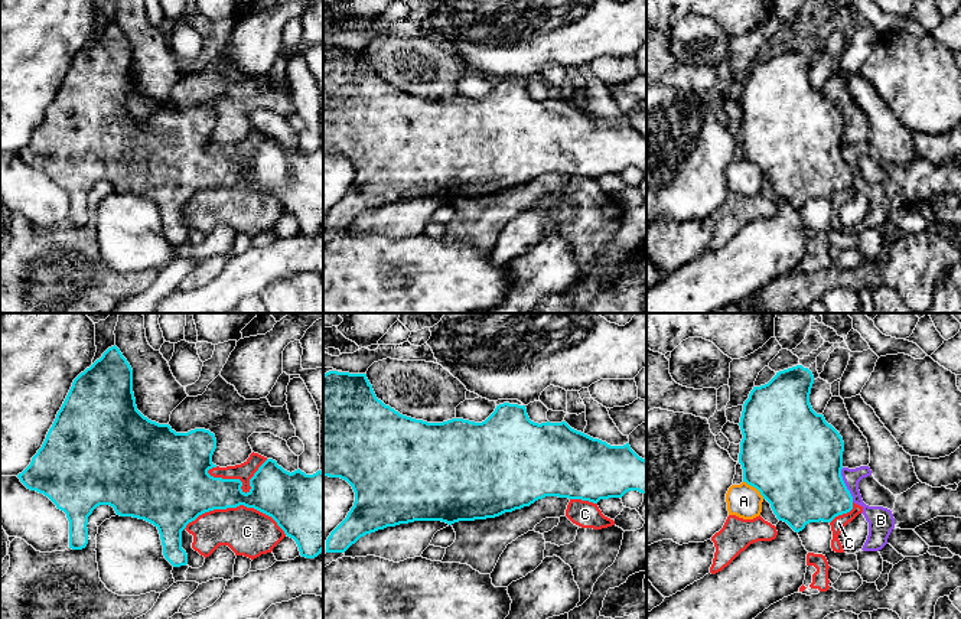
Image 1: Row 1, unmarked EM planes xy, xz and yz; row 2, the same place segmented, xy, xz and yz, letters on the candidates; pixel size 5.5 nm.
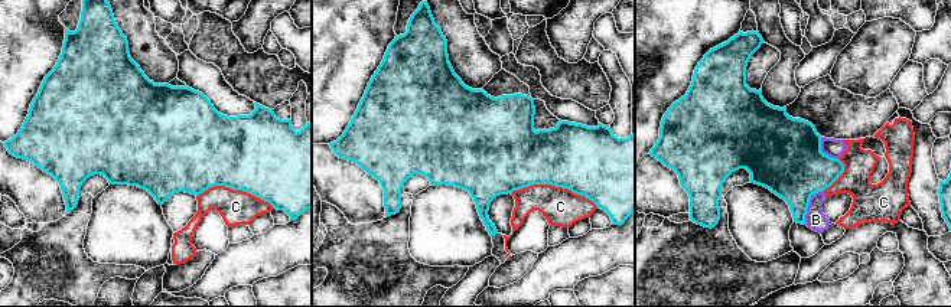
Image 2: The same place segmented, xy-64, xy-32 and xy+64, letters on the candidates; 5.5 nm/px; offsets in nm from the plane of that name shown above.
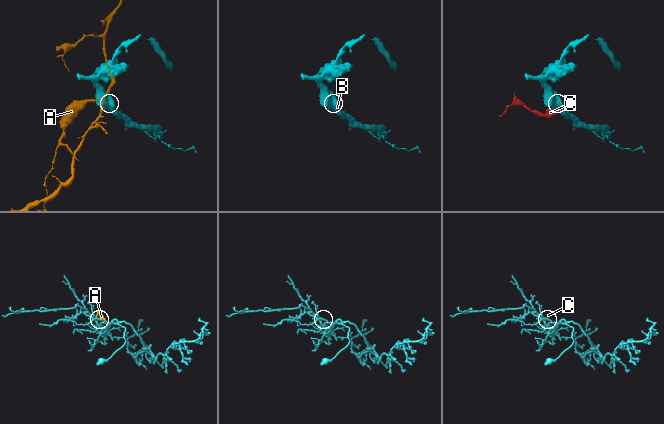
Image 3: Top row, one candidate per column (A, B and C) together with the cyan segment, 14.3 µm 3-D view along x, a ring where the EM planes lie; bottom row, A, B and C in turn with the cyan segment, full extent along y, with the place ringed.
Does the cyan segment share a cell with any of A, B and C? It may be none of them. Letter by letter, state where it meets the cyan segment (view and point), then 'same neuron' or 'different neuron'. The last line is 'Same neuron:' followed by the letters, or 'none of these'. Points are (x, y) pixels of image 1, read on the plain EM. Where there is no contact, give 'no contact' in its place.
A: contact yz (755, 163); different neuron
B: contact yz (844, 162); different neuron
C: contact xy (235, 183); different neuron
Same neuron: none of these

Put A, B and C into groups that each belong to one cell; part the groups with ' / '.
A / B C

